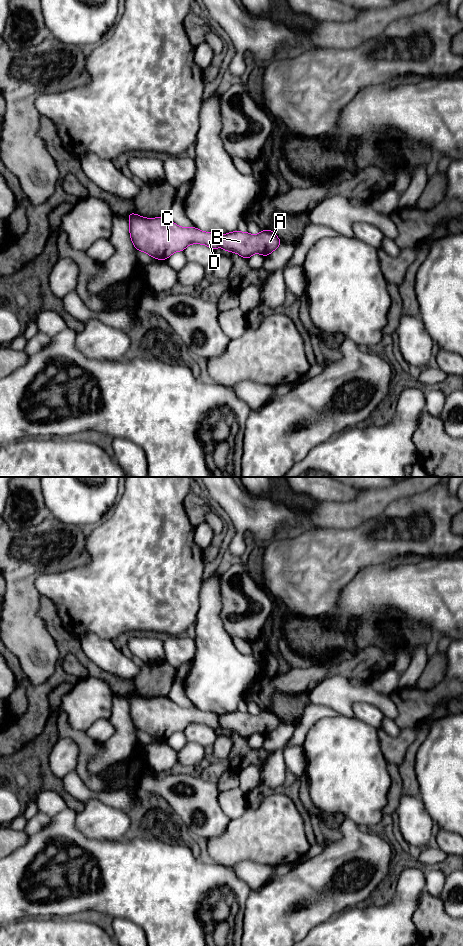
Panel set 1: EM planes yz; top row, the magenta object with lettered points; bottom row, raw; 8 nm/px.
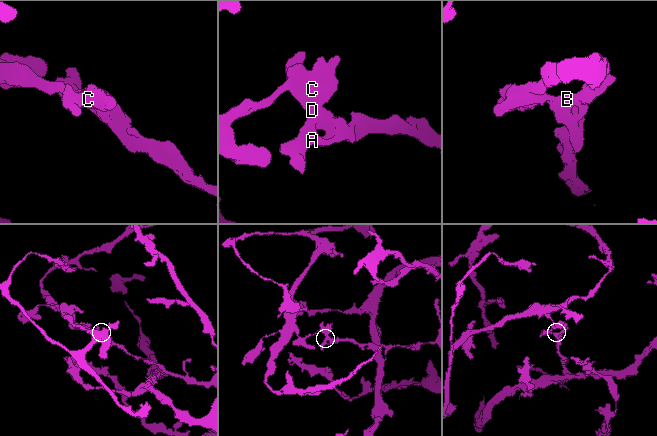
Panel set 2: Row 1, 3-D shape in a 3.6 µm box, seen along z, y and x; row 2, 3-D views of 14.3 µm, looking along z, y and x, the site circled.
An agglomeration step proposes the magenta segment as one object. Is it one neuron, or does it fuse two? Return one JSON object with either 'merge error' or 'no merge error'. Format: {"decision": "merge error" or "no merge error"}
{"decision": "merge error"}

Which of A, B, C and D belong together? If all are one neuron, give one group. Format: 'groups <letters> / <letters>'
groups A B / C D

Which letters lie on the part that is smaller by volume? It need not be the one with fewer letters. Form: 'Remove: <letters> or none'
Remove: A, B

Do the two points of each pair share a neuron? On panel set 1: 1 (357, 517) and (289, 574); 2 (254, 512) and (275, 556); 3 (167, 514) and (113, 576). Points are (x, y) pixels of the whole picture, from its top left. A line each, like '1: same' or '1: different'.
1: different
2: different
3: same

